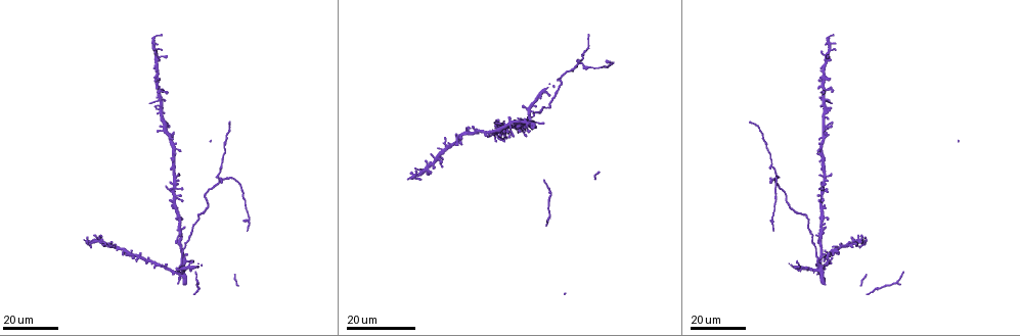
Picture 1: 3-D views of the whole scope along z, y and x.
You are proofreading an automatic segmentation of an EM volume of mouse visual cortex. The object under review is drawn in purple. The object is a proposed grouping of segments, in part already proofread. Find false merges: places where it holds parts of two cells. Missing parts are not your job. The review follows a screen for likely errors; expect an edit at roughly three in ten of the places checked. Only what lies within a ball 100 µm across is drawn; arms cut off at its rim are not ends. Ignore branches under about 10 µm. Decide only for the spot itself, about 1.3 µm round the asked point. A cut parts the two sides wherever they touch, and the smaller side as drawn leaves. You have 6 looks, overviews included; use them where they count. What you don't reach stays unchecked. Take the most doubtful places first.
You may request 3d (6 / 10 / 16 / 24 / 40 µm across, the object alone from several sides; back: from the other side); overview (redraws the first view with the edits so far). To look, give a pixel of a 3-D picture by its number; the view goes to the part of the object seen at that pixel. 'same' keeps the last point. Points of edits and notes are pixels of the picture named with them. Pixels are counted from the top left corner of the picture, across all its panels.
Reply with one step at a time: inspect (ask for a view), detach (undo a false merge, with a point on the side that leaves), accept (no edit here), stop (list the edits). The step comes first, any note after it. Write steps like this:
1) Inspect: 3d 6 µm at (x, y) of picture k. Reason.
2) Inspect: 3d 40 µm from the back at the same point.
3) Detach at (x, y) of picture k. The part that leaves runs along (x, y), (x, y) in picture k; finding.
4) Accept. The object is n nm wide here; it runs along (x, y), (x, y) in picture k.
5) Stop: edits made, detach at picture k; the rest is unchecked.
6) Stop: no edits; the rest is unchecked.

Inspect: 3d 24 µm at (575, 64) of picture 1. Looks like a crossing.

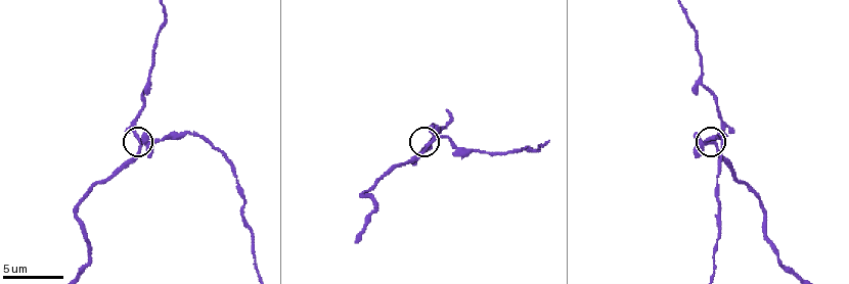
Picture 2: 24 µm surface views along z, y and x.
Inspect: 3d 10 µm at (712, 142) of picture 2.

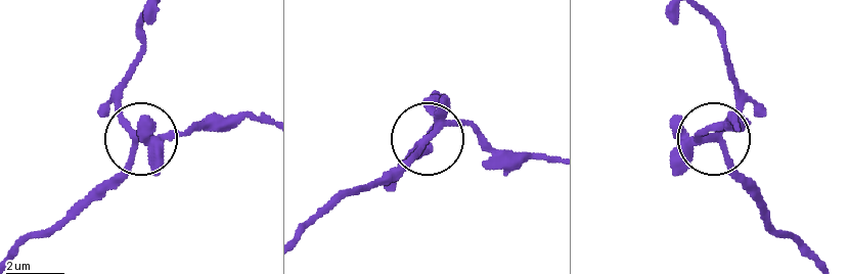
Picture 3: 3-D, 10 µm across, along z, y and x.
Accept. 4 arms meet here; continuous, no second cell.

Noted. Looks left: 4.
Inspect: 3d 16 µm at (181, 263) of picture 1. Thin arm on a thick one.

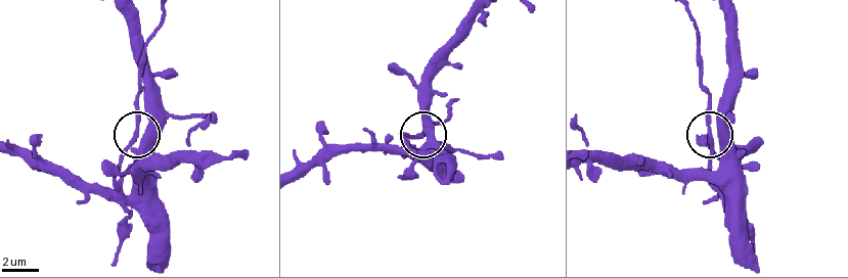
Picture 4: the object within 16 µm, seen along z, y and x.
Inspect: 3d 10 µm at (422, 135) of picture 4. Closer look.

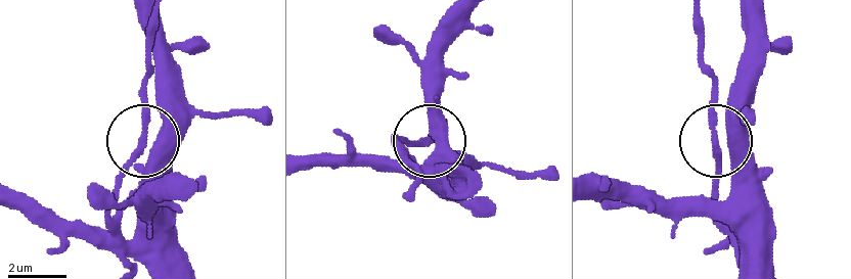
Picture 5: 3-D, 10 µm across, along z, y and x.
Accept. The side arm is 48 µm long; all the same cell.

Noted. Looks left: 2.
Inspect: 3d 16 µm at (823, 124) of picture 1. Arms part here.

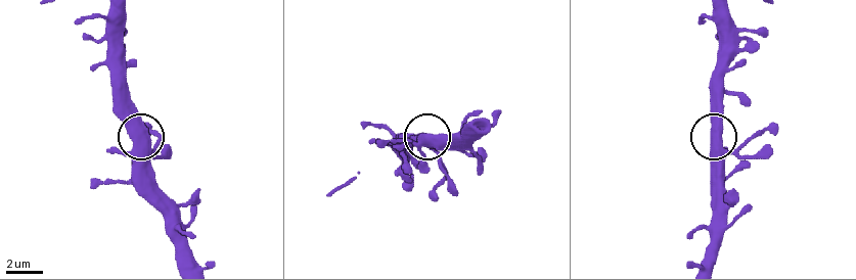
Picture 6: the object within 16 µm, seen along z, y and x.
Inspect: 3d 10 µm at (137, 141) of picture 6. Closer look.

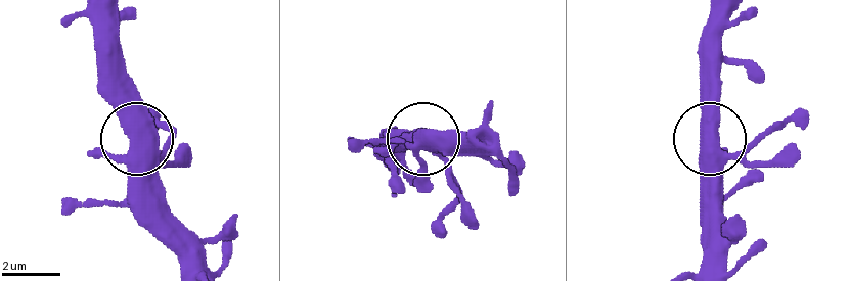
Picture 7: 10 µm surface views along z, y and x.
Accept. The object is 470 nm wide here; it runs along (196, 260), (158, 208), (126, 112), (126, 64) in picture 7; all the same cell.

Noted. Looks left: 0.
Stop: no edits; the rest is unchecked.

